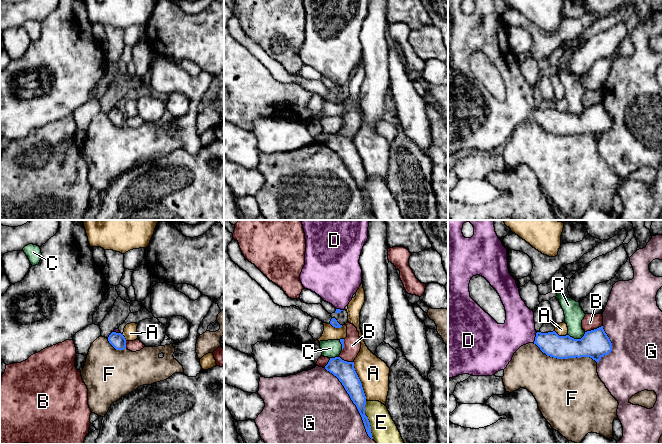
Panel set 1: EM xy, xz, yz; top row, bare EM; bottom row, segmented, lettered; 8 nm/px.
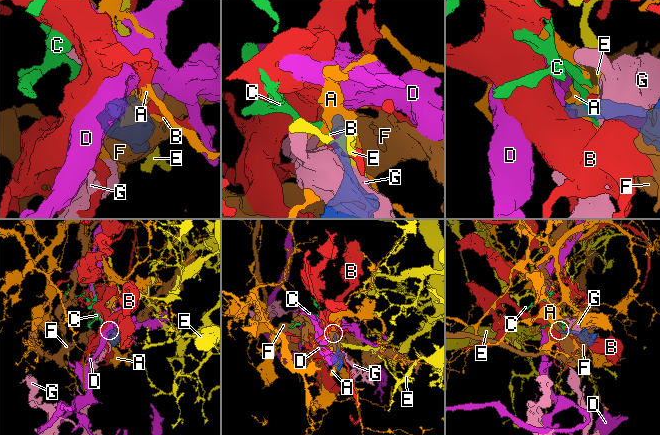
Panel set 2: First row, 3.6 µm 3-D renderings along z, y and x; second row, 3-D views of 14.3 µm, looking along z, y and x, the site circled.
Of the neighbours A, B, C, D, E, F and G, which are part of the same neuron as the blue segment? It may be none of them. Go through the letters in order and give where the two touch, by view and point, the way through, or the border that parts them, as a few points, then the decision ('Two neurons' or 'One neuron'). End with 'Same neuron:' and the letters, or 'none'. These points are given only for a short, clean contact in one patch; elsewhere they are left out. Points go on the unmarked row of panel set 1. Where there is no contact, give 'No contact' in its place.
A: Touches blue at xz (360, 157). Two neurons
B: Touches blue at yz (594, 105). Two neurons
C: Touches blue at yz (577, 115). Boundary: yz (585, 108), (580, 114), (572, 114), (568, 110). Two neurons
D: Touches blue at yz (535, 113). Path across: yz (561, 123), (554, 122), (535, 113), (510, 113), (504, 116). One neuron
E: Touches blue at xz (367, 195). Two neurons
F: Touches blue at yz (565, 134). Two neurons
G: Touches blue at xz (353, 178). Two neurons
Same neuron: D

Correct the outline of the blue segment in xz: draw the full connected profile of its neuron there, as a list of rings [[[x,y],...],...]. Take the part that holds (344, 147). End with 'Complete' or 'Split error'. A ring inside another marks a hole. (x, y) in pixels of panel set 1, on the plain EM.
[[[340,133],[330,134],[325,145],[336,152],[356,181],[368,212],[373,215],[368,193],[365,191],[366,172],[362,159],[355,147],[354,138],[347,138]]]. Complete

